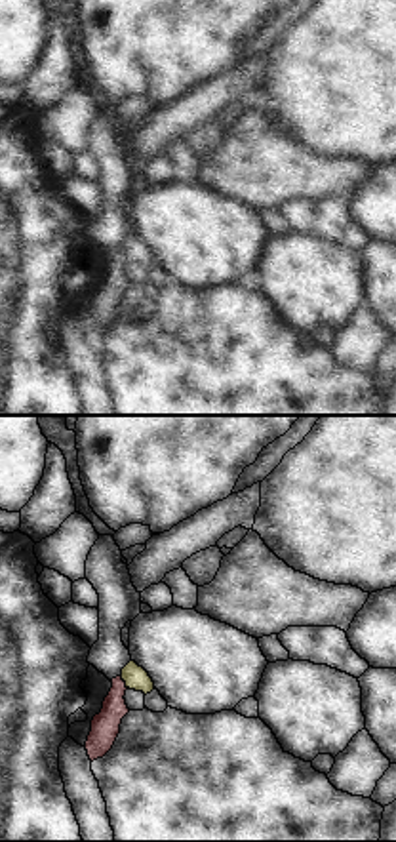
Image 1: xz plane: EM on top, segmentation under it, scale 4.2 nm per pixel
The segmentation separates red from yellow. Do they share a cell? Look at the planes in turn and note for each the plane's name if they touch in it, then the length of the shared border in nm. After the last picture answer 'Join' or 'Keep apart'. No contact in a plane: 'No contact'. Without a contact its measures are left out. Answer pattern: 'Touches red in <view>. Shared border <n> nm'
Touches red in xz. Shared border 70 nm.

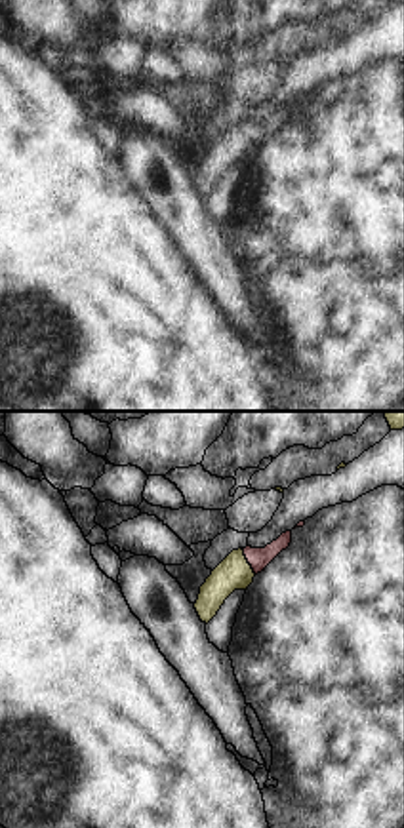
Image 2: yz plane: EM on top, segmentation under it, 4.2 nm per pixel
Touches red in yz. Shared border 130 nm.

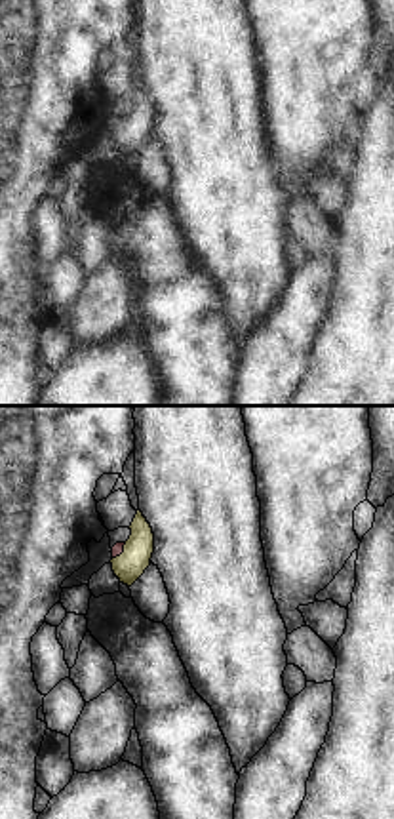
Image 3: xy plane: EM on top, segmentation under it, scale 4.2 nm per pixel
Touches red in xy. Shared border 90 nm.

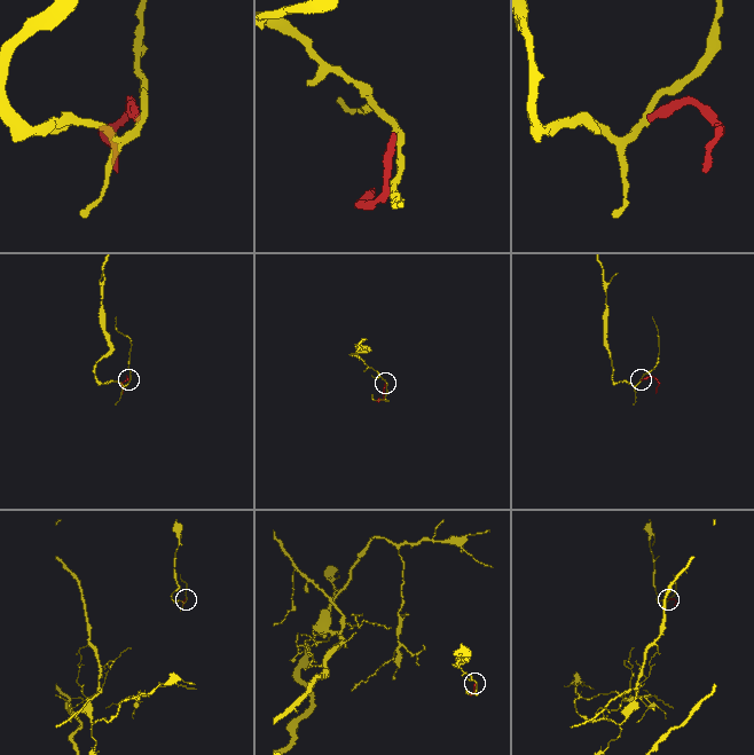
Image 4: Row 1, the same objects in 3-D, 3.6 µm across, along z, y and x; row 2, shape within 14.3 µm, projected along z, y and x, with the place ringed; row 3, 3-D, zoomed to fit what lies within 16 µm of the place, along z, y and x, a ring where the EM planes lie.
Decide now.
Join.

